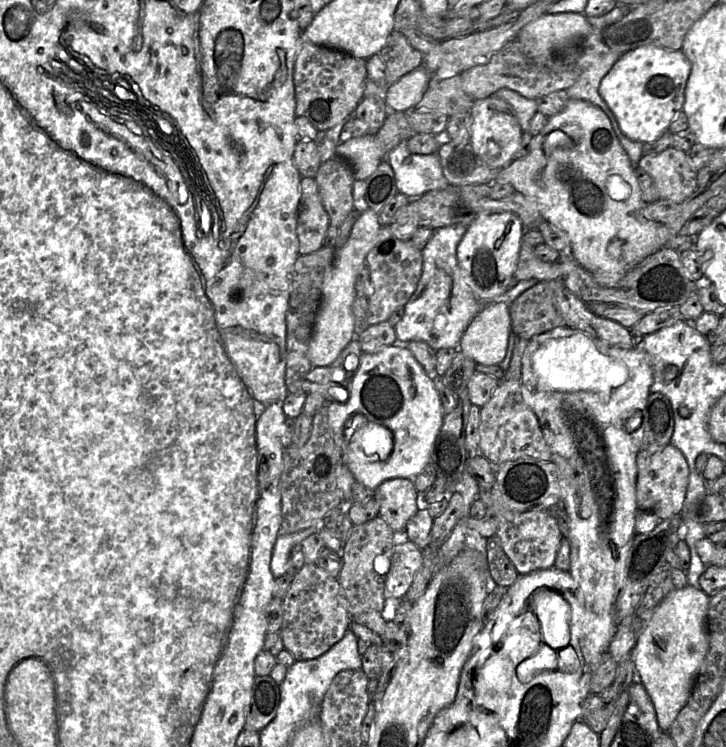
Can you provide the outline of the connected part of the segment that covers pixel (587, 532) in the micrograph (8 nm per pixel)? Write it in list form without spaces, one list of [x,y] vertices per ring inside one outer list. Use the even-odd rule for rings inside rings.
[[[558,327],[534,337],[528,342],[523,355],[521,383],[523,386],[524,398],[539,420],[544,438],[552,453],[552,461],[559,469],[562,501],[569,516],[569,533],[566,539],[570,546],[570,574],[578,584],[579,593],[583,599],[583,623],[580,650],[587,668],[597,665],[601,656],[608,652],[610,643],[616,632],[617,624],[614,617],[614,604],[625,582],[627,558],[632,540],[637,534],[635,532],[635,518],[639,508],[636,500],[636,456],[640,451],[641,440],[644,435],[643,425],[634,432],[628,432],[625,428],[625,424],[635,412],[644,411],[647,399],[650,396],[650,387],[653,381],[654,373],[651,359],[643,348],[637,346],[633,348],[613,346],[589,335],[585,331],[575,328]]]

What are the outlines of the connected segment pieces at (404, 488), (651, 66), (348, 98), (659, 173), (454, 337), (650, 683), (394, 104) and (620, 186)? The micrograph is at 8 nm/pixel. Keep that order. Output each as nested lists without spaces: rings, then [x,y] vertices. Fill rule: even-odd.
[[[396,478],[381,483],[372,497],[379,504],[379,517],[397,534],[402,534],[407,522],[420,509],[421,494],[413,483],[413,479]]]
[[[643,46],[621,55],[602,79],[599,94],[612,111],[624,135],[631,140],[651,144],[668,131],[670,123],[682,110],[690,72],[691,63],[683,51],[668,50],[658,46]]]
[[[301,34],[294,70],[296,117],[306,118],[320,133],[344,123],[364,97],[367,80],[366,60],[308,42]]]
[[[669,147],[656,155],[643,155],[637,166],[652,177],[660,200],[682,203],[698,188],[697,173],[689,167],[686,159],[686,152],[674,147]]]
[[[452,225],[433,230],[431,239],[422,249],[421,278],[404,306],[401,321],[395,326],[397,344],[423,341],[435,351],[445,348],[459,350],[463,334],[483,307],[463,279],[457,259],[457,247],[467,227]]]
[[[687,585],[670,592],[654,609],[630,653],[637,680],[649,694],[661,731],[668,731],[687,703],[709,648],[706,620],[710,596]]]
[[[421,66],[396,83],[386,85],[384,100],[390,112],[407,112],[415,108],[423,98],[430,78],[428,71]]]
[[[570,99],[565,110],[560,114],[548,118],[546,125],[540,133],[533,137],[530,153],[525,158],[512,161],[507,167],[501,169],[495,181],[498,183],[509,183],[514,187],[515,191],[533,200],[537,204],[543,220],[566,233],[571,244],[572,258],[593,276],[598,285],[612,288],[619,284],[630,269],[643,262],[647,257],[662,248],[671,247],[672,241],[676,237],[671,236],[666,225],[648,220],[644,217],[643,209],[646,203],[642,198],[635,168],[622,147],[606,114],[592,103]]]

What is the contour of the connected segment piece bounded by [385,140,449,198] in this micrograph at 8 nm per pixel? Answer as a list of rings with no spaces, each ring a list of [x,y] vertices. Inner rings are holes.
[[[408,140],[400,142],[388,152],[386,161],[391,165],[399,193],[417,198],[432,190],[449,186],[436,154],[413,154],[407,148]]]

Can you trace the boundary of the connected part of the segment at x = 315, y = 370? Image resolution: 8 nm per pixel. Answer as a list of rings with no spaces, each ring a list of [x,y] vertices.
[[[313,367],[302,382],[302,394],[318,393],[327,402],[344,403],[349,397],[349,382],[340,369]]]

